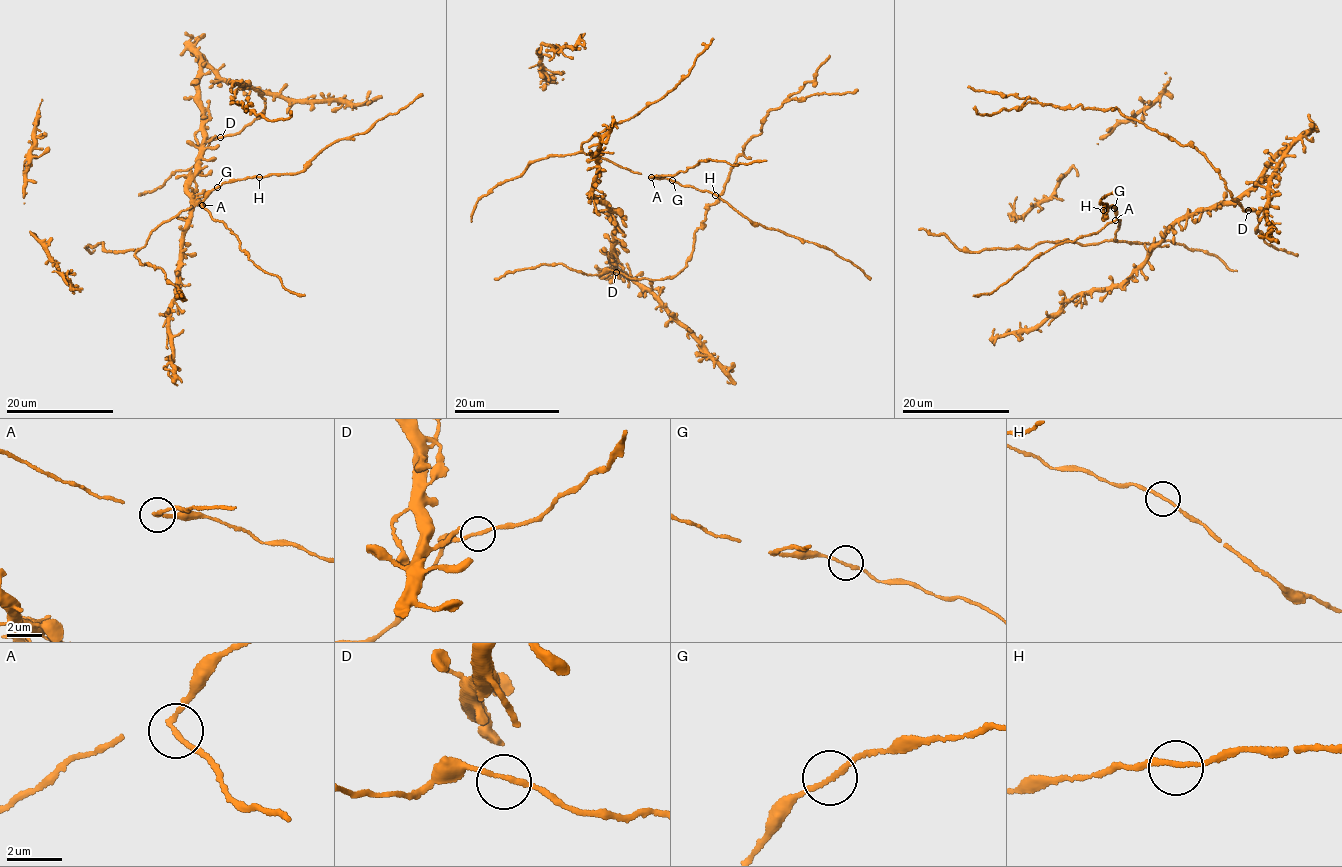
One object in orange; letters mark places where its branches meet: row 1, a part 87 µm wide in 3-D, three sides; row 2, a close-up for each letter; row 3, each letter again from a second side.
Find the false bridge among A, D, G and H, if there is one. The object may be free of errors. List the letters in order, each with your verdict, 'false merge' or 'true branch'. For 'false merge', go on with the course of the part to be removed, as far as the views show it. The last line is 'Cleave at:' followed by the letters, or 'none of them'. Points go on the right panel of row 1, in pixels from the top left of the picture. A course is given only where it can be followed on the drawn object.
A: false merge | (1115, 220), (1089, 235), (1058, 244), (1030, 261), (994, 290), (972, 295)
D: true branch
G: true branch
H: true branch
Cleave at: A

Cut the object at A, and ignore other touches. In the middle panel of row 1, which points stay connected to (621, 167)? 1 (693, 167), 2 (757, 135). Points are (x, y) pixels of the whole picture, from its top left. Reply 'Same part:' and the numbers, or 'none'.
Same part: 2

